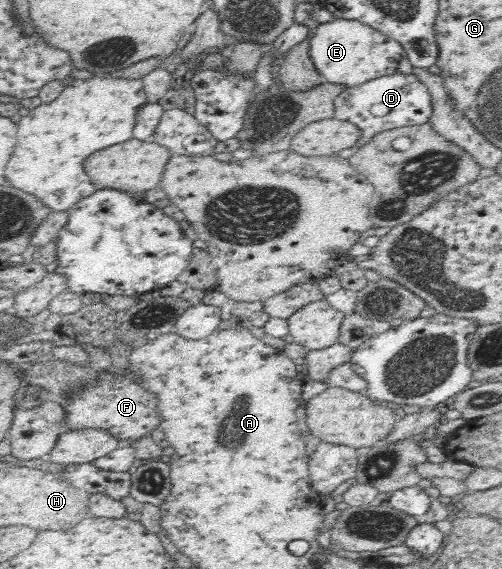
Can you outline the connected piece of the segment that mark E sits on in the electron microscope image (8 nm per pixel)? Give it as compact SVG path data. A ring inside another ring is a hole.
M334 18L330 23L322 23L310 36L308 50L321 79L346 88L386 75L412 74L415 68L410 63L410 54L401 43L356 20Z

